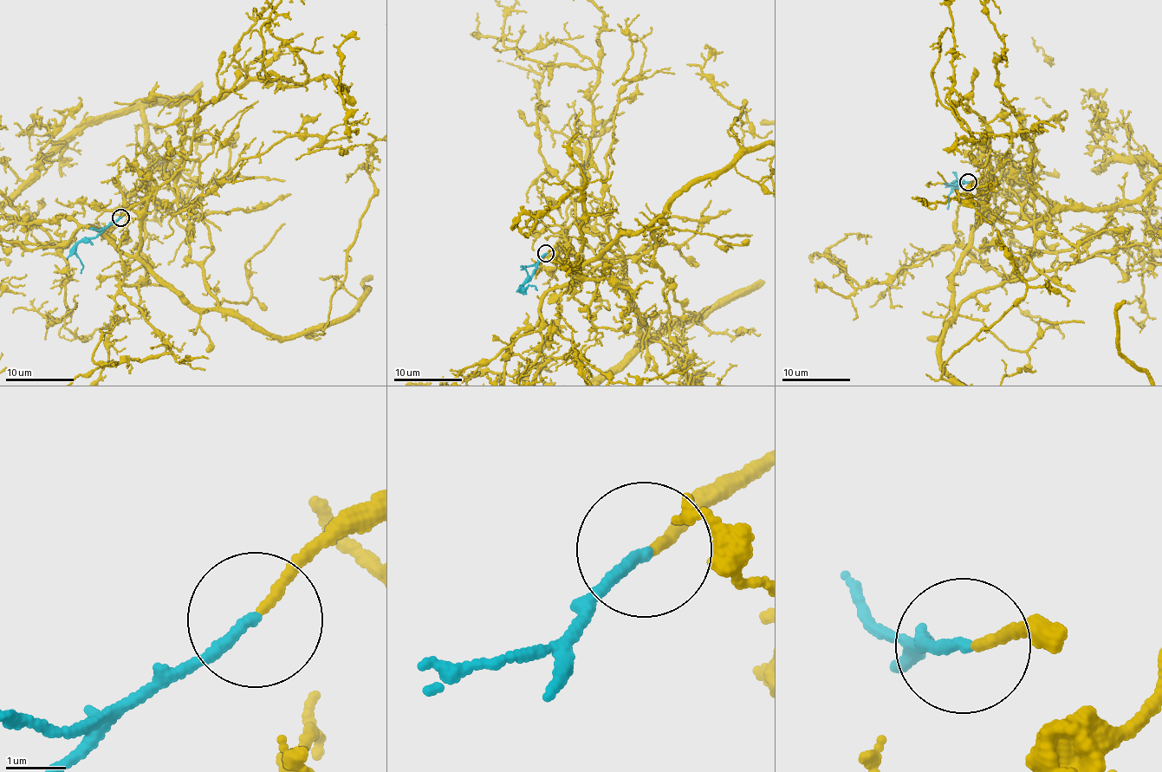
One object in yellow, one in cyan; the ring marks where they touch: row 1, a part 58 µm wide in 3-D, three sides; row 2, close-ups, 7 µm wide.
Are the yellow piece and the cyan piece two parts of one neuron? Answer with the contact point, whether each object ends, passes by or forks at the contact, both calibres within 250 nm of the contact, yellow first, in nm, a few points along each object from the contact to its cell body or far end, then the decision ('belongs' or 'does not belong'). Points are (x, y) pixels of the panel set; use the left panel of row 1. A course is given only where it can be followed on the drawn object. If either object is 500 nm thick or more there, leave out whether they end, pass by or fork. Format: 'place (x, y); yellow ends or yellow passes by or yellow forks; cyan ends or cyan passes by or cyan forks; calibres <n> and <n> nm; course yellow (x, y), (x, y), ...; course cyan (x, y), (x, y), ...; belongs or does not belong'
place (120, 217); yellow ends; cyan ends; calibres 140 and 170 nm; course yellow (121, 217), (189, 159), (202, 196), (179, 209), (146, 108), (284, 51), (343, 67); course cyan (120, 218), (76, 246), (81, 272); belongs

